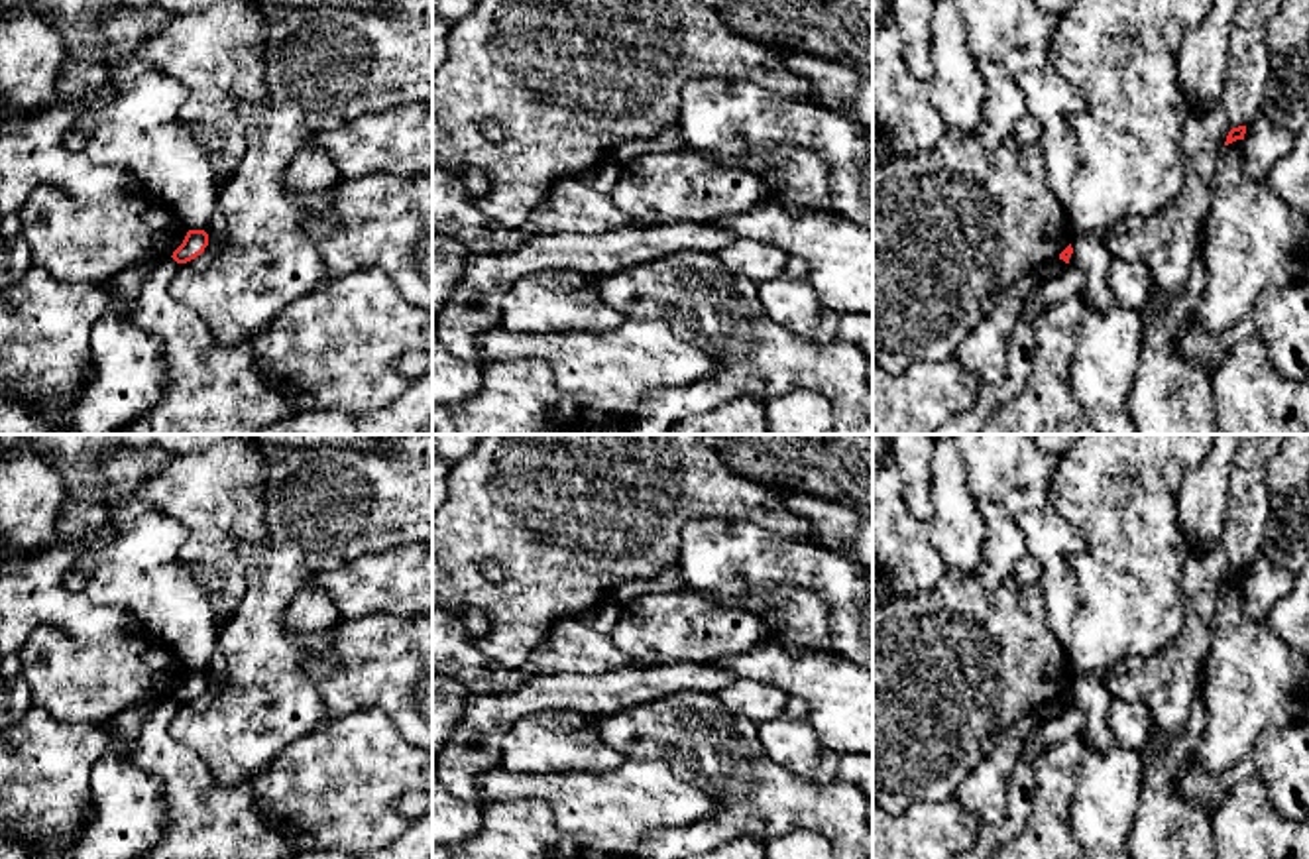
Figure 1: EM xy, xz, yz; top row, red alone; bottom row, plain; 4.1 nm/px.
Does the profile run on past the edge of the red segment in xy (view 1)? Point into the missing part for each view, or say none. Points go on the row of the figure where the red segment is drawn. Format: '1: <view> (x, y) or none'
1: none

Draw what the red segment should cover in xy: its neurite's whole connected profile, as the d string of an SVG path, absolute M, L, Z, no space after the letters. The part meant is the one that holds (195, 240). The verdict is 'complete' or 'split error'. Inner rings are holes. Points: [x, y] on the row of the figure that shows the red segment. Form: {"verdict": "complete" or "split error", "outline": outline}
{"verdict": "complete", "outline": "M189 230L183 244L173 252L177 263L187 263L200 256L208 246L208 234L204 230Z"}

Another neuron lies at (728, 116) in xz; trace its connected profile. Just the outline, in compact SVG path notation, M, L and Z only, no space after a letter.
M706 77L688 83L678 110L682 140L694 151L743 157L749 151L770 151L780 143L814 151L829 165L829 206L824 210L873 234L873 130L816 102L784 98L731 77Z

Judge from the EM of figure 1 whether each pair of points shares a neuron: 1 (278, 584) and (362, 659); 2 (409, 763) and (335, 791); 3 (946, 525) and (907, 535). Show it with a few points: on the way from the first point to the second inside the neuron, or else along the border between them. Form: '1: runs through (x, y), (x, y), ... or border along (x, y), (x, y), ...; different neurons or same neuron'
1: border along (333, 629), (333, 643), (303, 659), (309, 675); different neurons
2: runs through (392, 767), (358, 767), (352, 773); same neuron
3: border along (928, 525), (932, 547), (948, 565); different neurons

